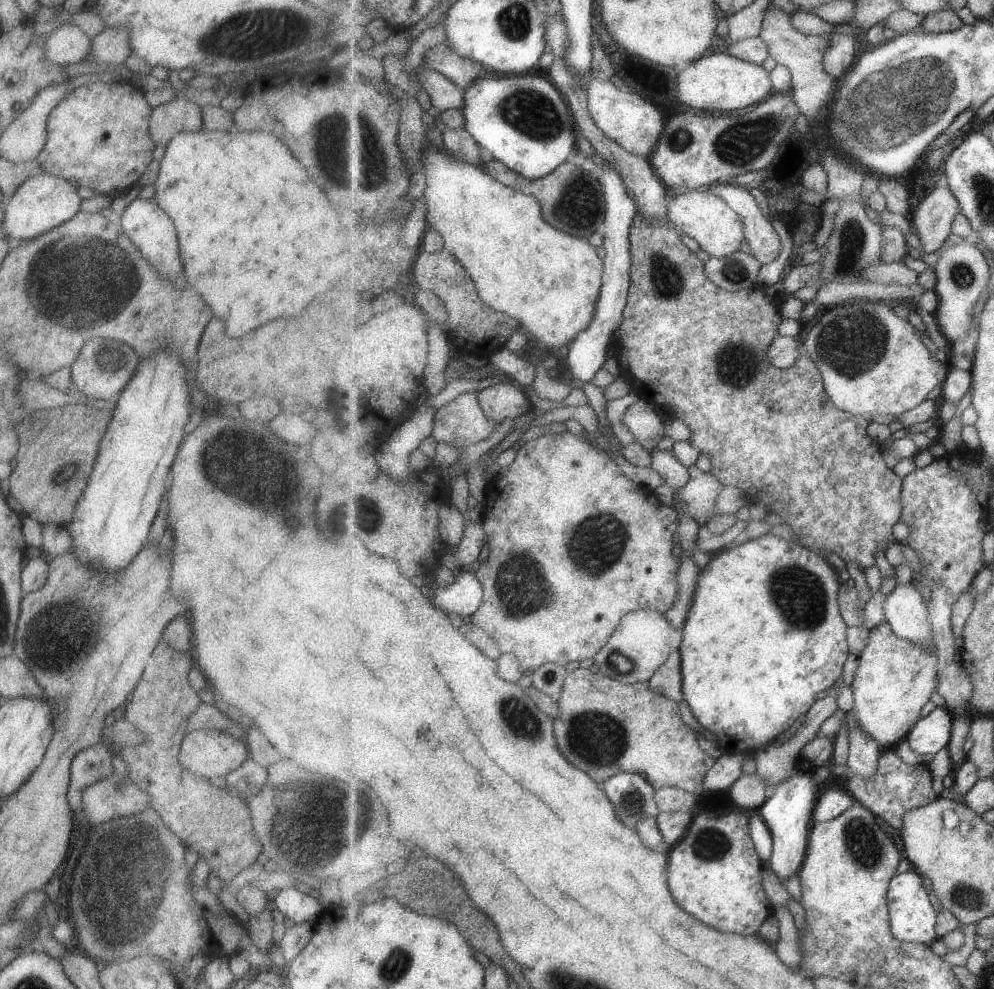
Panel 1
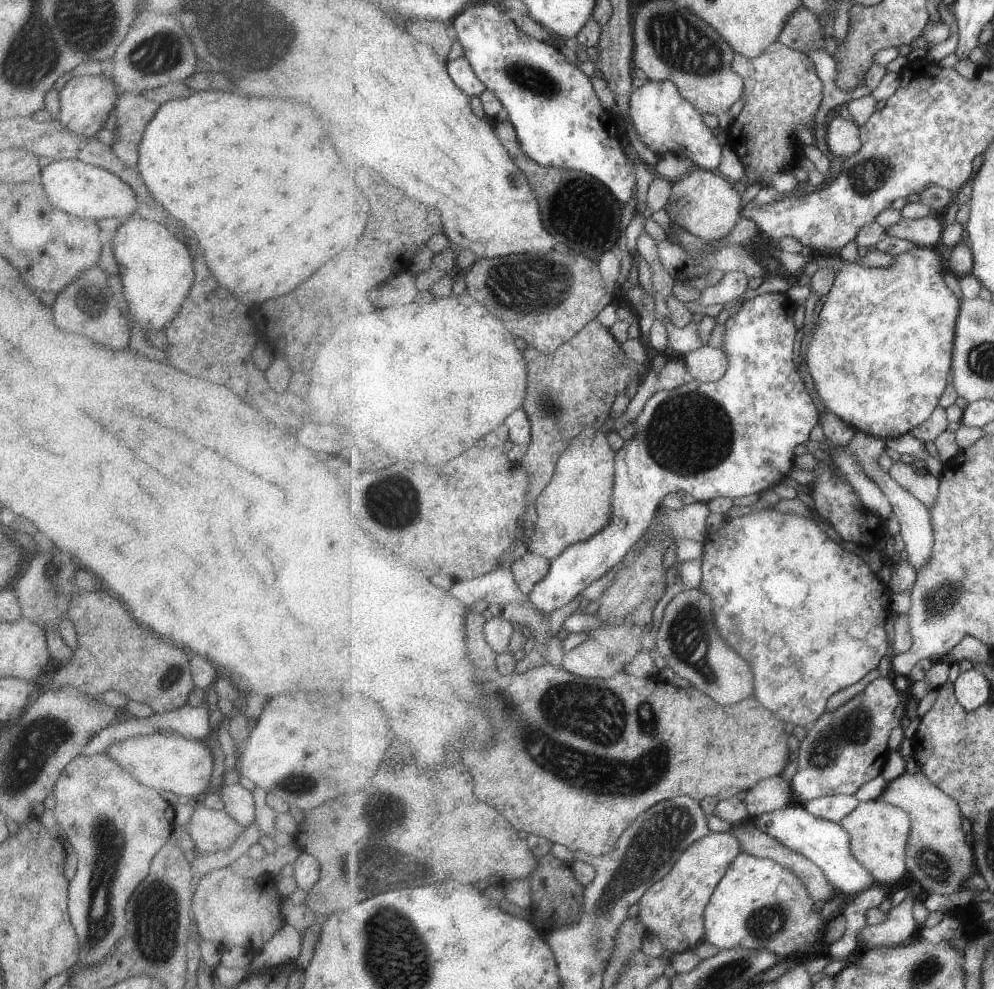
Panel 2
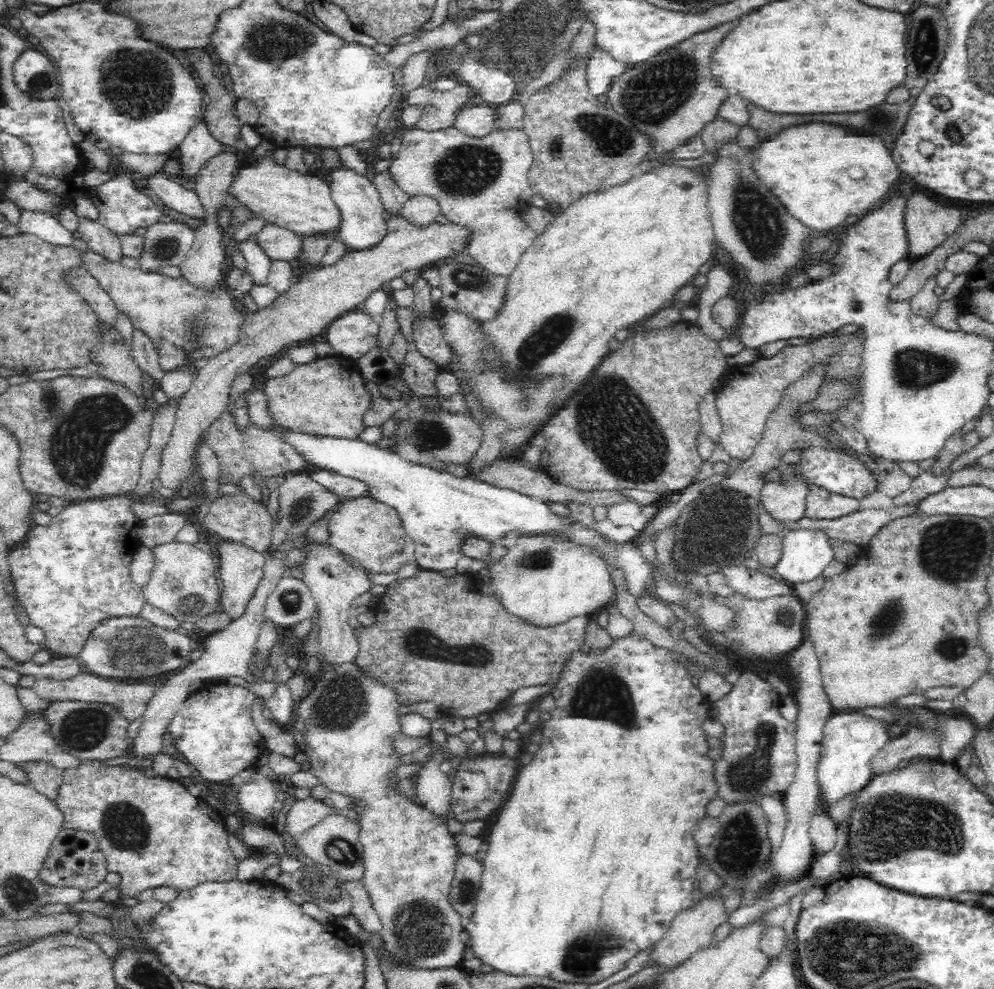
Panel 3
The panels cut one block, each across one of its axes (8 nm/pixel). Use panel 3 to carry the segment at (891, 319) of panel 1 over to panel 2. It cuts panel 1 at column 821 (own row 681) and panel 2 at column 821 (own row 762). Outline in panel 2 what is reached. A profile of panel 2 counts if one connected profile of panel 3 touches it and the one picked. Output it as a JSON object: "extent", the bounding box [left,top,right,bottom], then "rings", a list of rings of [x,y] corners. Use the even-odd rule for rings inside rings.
{"extent":[808,247,963,439],"rings":[[[917,247],[897,256],[897,263],[889,267],[868,267],[859,260],[850,263],[836,256],[819,256],[820,267],[834,267],[838,274],[831,292],[828,294],[827,302],[819,314],[815,333],[808,350],[808,365],[811,376],[815,381],[816,388],[827,410],[841,417],[848,425],[866,434],[890,439],[912,433],[915,428],[924,424],[940,407],[940,400],[950,384],[950,372],[954,370],[955,364],[955,342],[957,339],[957,326],[963,307],[963,300],[952,290],[944,274],[942,256],[933,247]]]}

